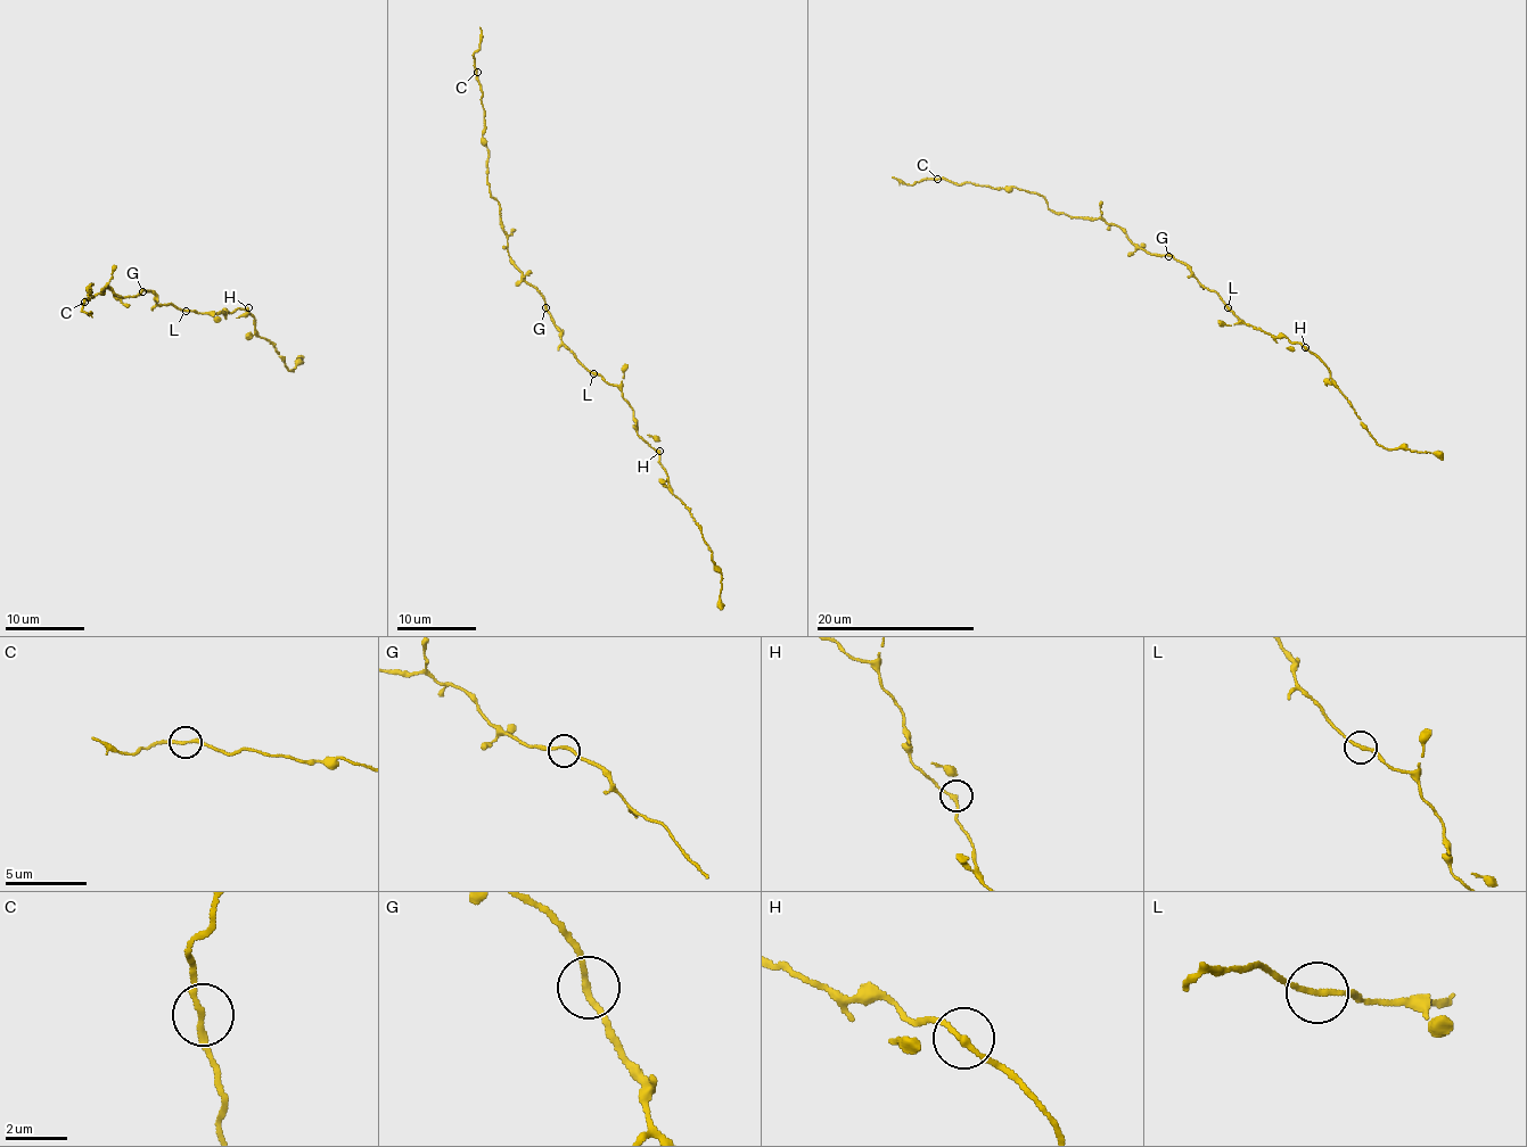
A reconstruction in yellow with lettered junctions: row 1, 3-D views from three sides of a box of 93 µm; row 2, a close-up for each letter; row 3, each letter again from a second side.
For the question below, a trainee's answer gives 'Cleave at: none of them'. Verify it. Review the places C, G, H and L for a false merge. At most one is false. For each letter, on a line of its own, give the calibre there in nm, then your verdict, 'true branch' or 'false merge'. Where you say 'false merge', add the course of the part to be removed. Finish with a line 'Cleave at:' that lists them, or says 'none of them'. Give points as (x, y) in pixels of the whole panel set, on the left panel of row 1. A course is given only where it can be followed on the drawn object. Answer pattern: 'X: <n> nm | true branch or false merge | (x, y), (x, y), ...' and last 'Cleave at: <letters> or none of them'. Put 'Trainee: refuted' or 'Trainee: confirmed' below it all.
C: 200 nm | false merge | (84, 300), (88, 315), (90, 311)
G: 180 nm | true branch
H: 180 nm | true branch
L: 180 nm | true branch
Cleave at: C
Trainee: refuted

